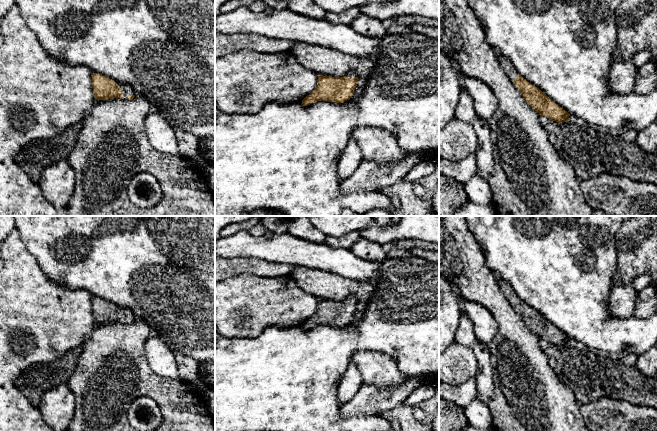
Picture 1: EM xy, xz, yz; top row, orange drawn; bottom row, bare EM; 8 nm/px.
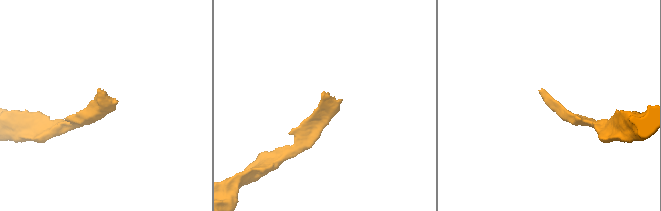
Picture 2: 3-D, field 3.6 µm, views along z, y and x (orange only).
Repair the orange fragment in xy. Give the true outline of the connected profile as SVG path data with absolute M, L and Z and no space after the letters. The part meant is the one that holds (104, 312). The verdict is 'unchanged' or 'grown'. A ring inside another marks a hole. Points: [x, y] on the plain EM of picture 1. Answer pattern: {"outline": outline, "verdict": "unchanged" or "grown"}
{"outline": "M100 297L92 298L92 312L96 324L109 324L112 322L130 324L136 319L131 309L119 307Z", "verdict": "grown"}

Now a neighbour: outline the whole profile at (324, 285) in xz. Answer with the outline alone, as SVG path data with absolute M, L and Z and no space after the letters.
M295 266L290 276L303 291L318 300L343 301L354 295L359 304L366 304L374 291L372 282L351 280L320 269Z

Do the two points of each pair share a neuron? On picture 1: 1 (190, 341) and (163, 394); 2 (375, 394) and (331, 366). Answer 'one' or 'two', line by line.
1: two
2: two

